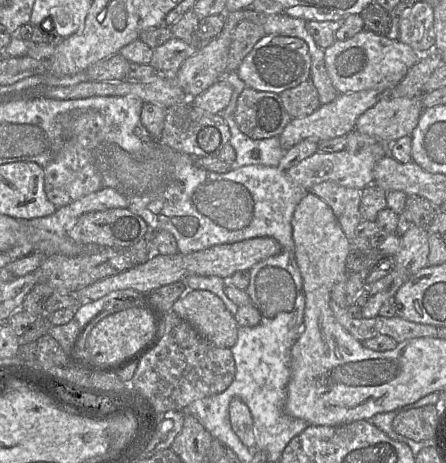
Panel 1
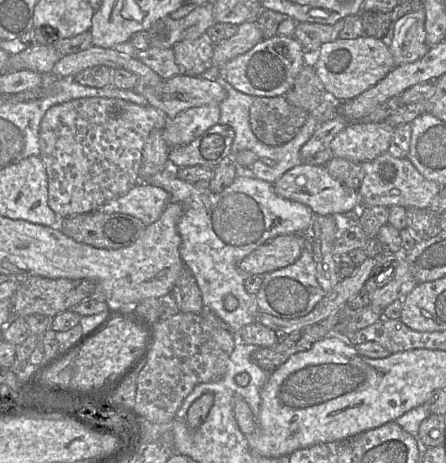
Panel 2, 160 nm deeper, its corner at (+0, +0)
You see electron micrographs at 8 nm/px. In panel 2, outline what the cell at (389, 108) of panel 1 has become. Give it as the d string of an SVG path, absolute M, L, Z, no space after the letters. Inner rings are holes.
M385 121L350 122L334 137L329 148L334 157L365 163L388 152L394 132L395 128Z

